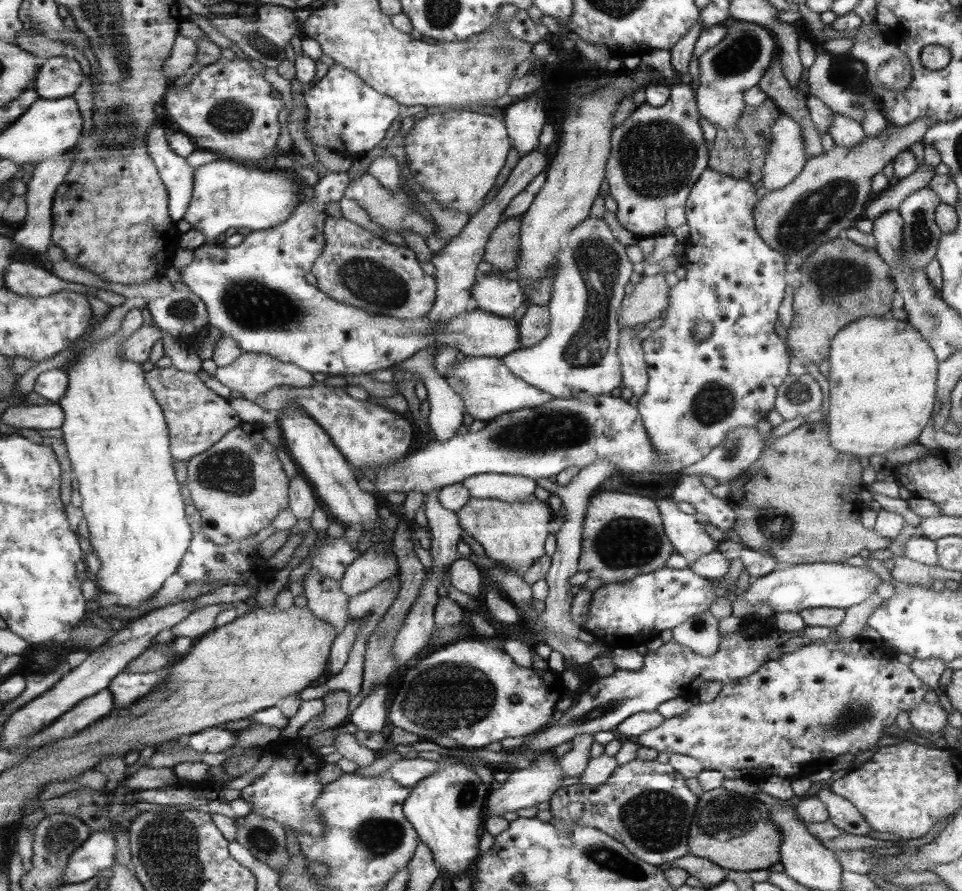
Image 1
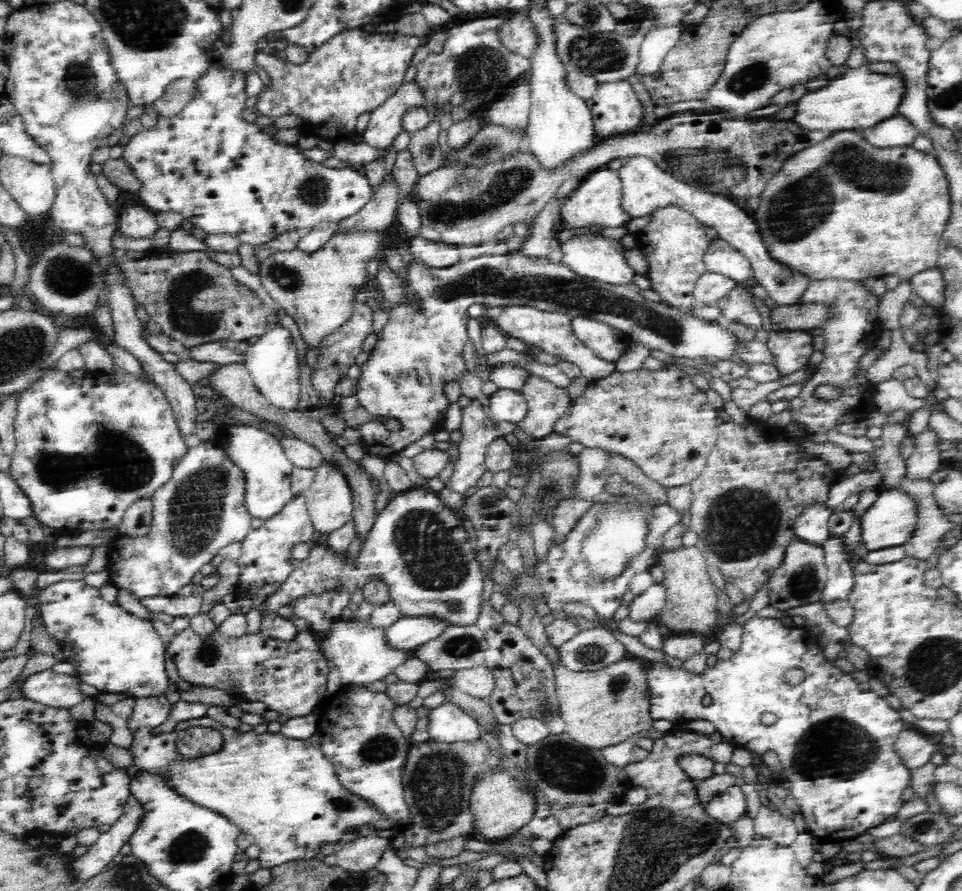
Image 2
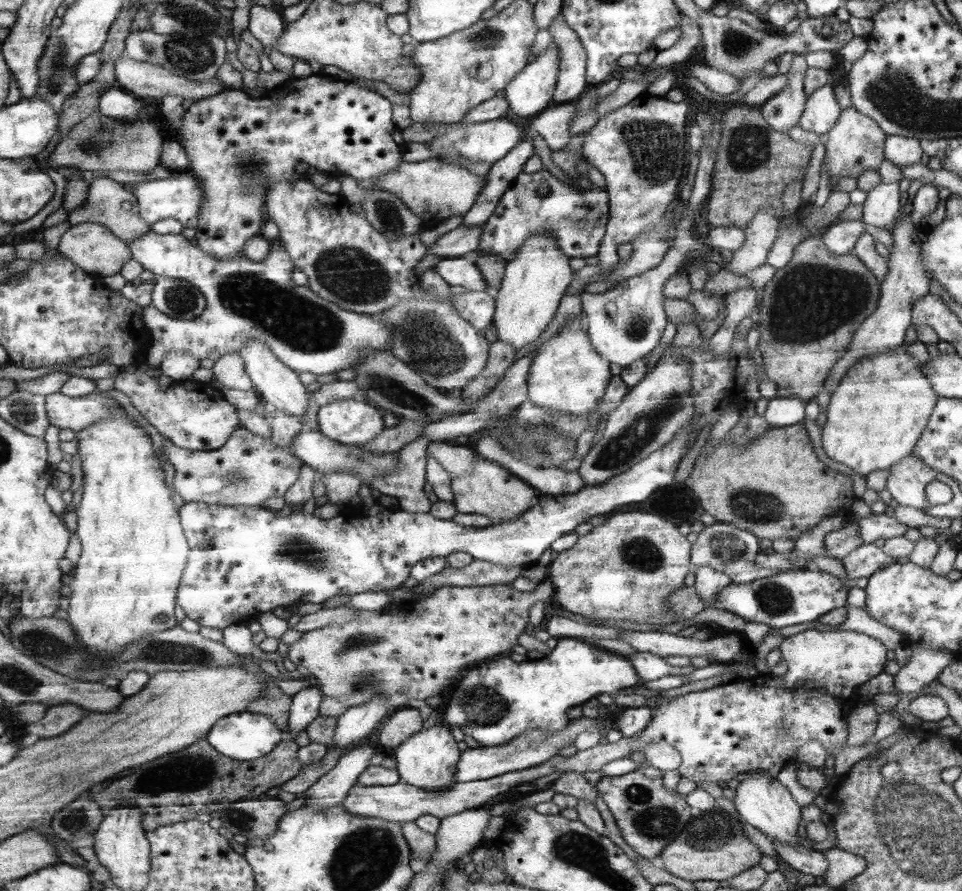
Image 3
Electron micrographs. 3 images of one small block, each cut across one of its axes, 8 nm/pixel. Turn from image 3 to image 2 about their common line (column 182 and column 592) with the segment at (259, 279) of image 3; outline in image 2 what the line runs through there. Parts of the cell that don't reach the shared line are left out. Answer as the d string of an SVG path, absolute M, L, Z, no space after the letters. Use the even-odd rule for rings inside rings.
M570 233L563 235L561 250L563 251L562 263L567 264L578 276L620 285L632 283L636 276L636 272L626 261L624 254L627 250L620 240L608 240L594 234L576 236ZM584 316L571 317L574 334L606 362L616 362L631 347L630 335L606 322Z

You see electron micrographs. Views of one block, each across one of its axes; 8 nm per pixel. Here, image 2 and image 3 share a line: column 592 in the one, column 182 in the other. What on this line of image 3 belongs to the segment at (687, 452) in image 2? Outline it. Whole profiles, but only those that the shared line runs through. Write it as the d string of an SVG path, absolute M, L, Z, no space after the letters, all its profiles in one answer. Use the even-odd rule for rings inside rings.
M119 372L115 377L115 389L128 396L132 406L176 446L192 451L215 451L222 448L235 430L241 427L238 409L210 384L187 379L175 381L162 390L158 387L158 381L158 378L146 373Z

